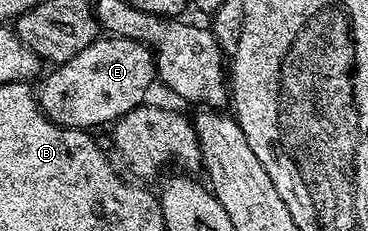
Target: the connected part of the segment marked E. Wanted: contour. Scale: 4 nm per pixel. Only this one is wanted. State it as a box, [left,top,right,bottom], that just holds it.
[35,37,157,129]

